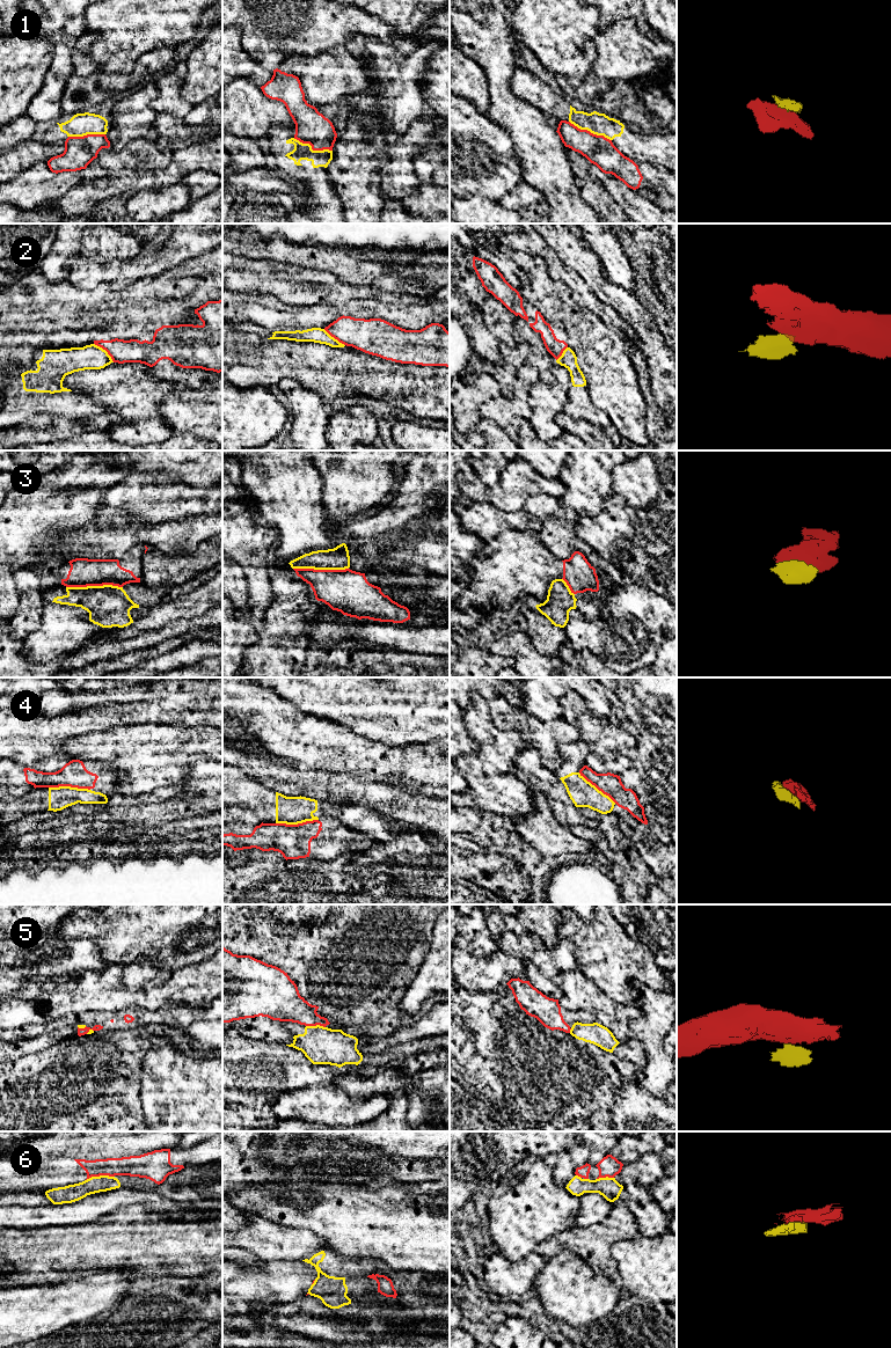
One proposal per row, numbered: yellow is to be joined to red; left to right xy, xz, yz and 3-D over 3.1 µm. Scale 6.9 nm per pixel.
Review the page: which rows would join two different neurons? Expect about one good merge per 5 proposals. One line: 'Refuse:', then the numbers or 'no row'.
Refuse: 1, 2, 3, 4, 5, 6

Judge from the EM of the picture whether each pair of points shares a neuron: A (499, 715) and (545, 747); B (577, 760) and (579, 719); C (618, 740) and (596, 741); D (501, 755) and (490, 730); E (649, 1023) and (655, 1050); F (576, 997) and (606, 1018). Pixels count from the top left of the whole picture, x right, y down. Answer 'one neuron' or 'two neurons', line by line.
A: one neuron
B: two neurons
C: one neuron
D: one neuron
E: one neuron
F: one neuron

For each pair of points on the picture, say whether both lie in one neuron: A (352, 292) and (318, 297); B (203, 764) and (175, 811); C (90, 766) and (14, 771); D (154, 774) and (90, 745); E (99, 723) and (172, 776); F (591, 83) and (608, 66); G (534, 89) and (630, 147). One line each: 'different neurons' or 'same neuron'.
A: same neuron
B: same neuron
C: same neuron
D: same neuron
E: different neurons
F: different neurons
G: same neuron

